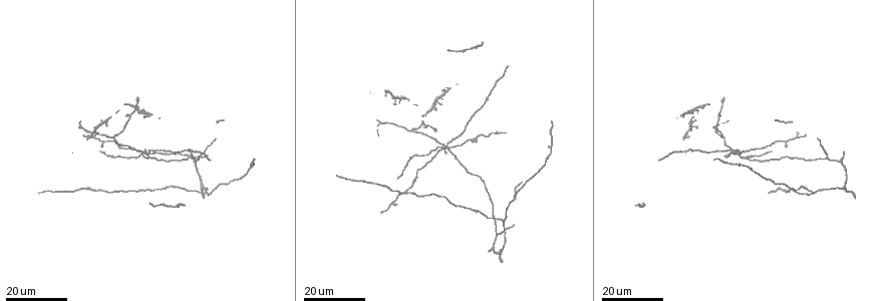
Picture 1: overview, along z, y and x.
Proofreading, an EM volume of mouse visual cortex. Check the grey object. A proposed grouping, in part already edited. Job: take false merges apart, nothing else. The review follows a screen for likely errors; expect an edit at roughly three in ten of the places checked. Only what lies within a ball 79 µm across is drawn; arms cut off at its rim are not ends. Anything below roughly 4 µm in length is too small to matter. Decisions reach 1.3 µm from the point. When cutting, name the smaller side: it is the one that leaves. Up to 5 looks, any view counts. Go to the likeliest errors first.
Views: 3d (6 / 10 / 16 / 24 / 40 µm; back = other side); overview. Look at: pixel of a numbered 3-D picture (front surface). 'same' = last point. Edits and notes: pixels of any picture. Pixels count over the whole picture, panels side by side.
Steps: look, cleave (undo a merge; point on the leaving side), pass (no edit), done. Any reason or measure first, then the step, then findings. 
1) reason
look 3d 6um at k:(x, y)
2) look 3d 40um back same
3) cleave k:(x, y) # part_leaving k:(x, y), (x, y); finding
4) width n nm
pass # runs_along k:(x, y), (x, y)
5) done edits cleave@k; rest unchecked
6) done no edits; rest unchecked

branch point
look 3d 24um at 1:(114, 137)

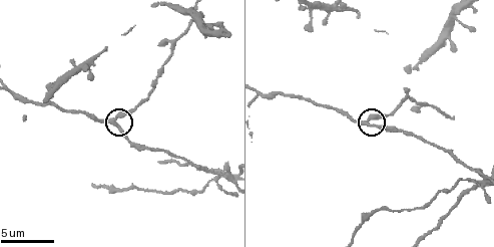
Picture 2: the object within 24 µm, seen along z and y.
look 3d 10um at 2:(112, 119)

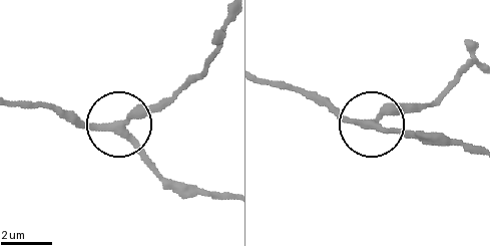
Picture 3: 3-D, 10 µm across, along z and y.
look 3d 6um at 3:(374, 120)

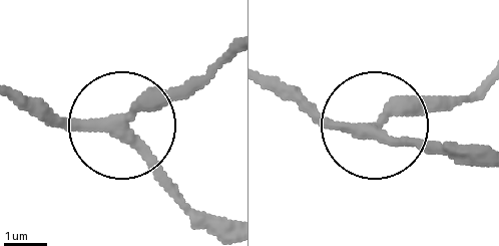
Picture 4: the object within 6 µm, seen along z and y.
arms 3
pass # runs_along 4:(221, 232), (124, 132), (31, 116); continuous, no second neuron

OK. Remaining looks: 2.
a fork
look 3d 16um at 1:(504, 223)

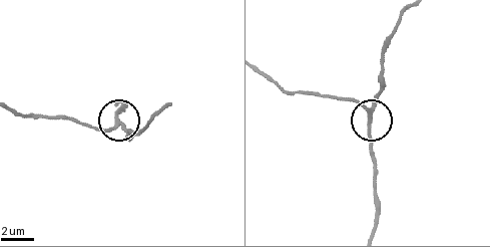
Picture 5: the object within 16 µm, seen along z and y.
look 3d 6um at 5:(116, 125)

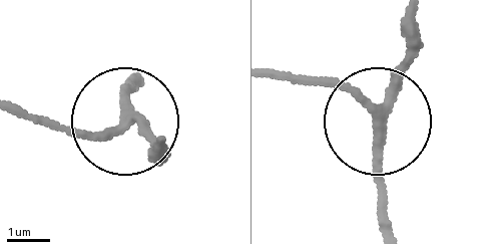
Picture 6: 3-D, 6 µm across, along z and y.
arms 3
pass # runs_along 6:(386, 226), (383, 118), (411, 35); one neuron here

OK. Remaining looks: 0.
done no edits; rest unchecked

